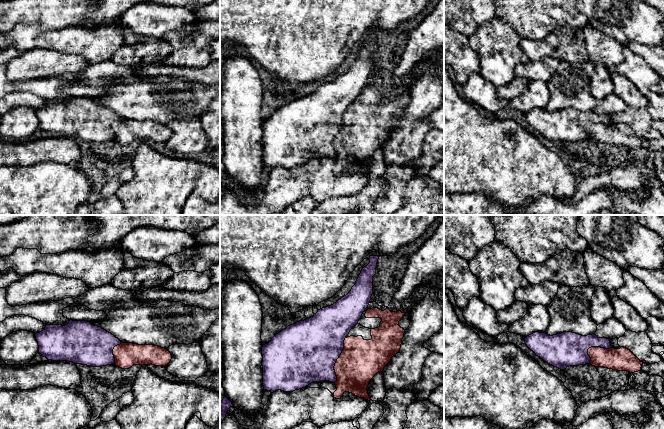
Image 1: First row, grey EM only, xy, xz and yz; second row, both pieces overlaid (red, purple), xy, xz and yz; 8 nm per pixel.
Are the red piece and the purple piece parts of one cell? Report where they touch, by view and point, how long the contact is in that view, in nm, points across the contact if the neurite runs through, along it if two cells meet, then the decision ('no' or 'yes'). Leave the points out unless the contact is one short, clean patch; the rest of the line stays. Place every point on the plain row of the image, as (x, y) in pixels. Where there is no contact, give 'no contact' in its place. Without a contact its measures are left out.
meets red in xz at (337, 136); contact 380 nm long; no

